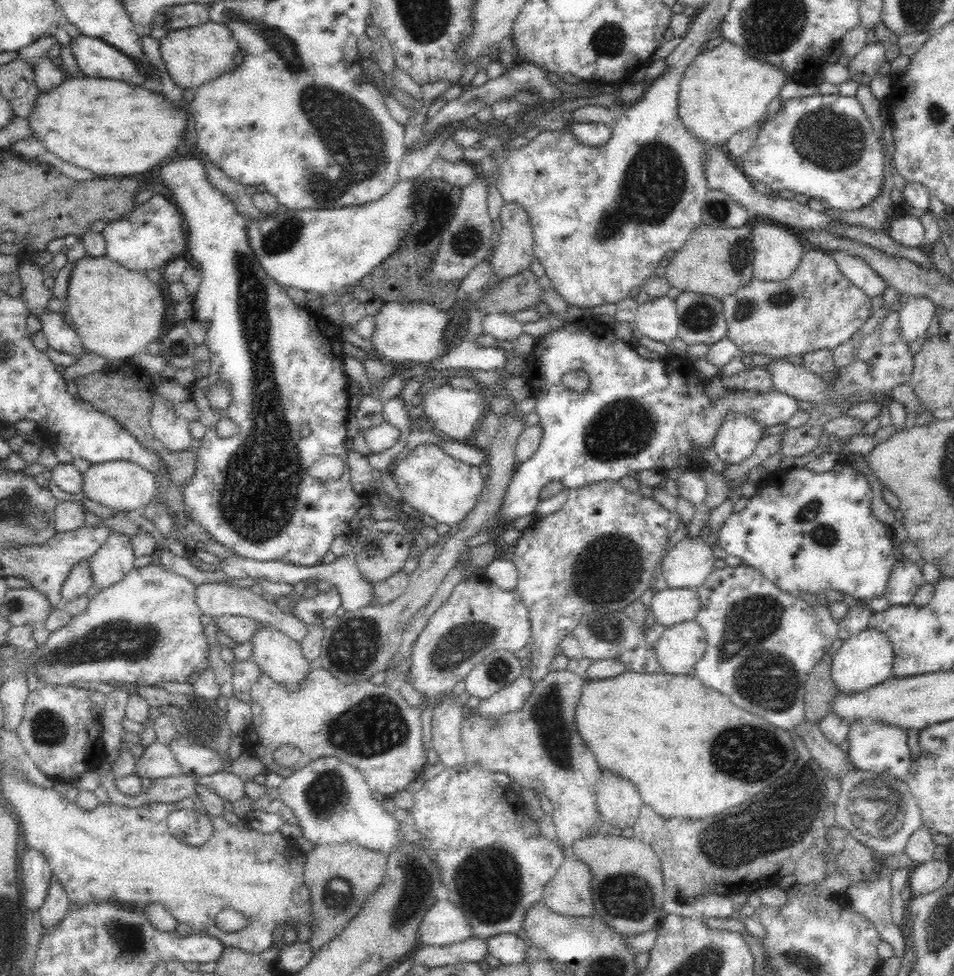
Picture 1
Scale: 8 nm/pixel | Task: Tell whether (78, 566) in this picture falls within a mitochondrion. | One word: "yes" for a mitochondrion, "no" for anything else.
no

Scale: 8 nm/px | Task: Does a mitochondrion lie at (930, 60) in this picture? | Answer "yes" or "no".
no

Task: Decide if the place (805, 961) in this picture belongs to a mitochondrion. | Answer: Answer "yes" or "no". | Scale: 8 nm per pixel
yes

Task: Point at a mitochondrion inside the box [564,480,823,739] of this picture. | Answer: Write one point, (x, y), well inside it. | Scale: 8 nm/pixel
(767, 678)

